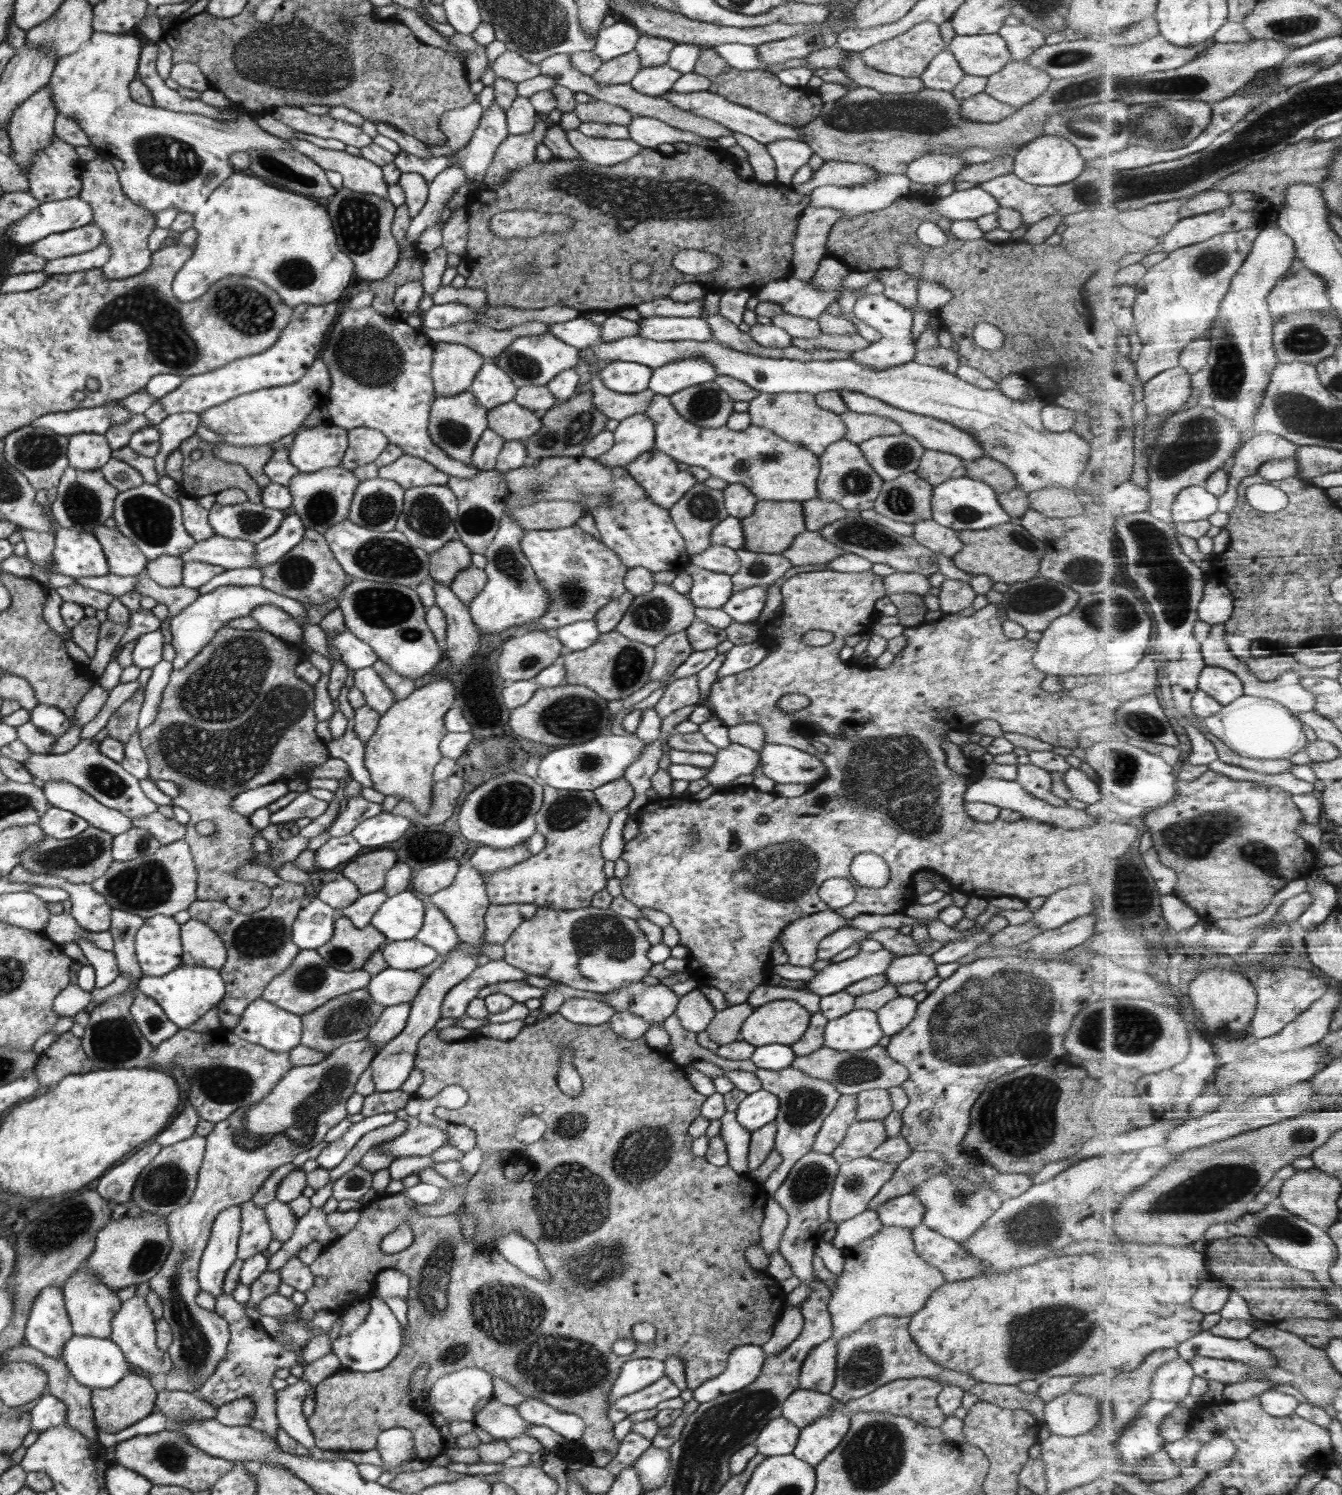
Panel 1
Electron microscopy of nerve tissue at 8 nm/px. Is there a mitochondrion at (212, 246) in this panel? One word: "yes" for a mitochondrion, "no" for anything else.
no

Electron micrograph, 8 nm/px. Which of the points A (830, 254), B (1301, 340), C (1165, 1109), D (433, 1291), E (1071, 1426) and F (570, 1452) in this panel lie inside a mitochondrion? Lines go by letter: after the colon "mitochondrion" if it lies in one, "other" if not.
A: other
B: mitochondrion
C: other
D: mitochondrion
E: other
F: other

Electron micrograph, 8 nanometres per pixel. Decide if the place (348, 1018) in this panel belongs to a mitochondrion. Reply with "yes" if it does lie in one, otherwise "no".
yes

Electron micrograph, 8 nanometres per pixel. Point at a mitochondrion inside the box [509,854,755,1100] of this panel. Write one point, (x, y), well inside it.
(597, 933)

